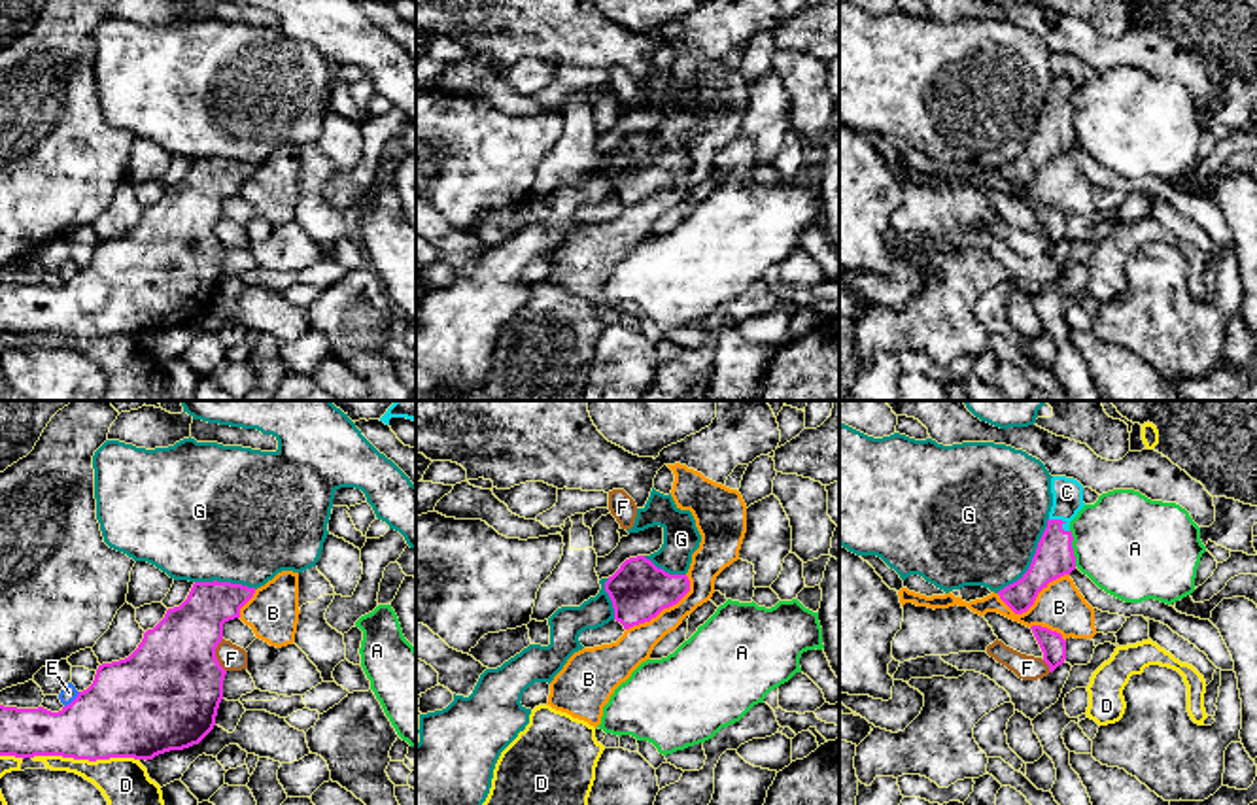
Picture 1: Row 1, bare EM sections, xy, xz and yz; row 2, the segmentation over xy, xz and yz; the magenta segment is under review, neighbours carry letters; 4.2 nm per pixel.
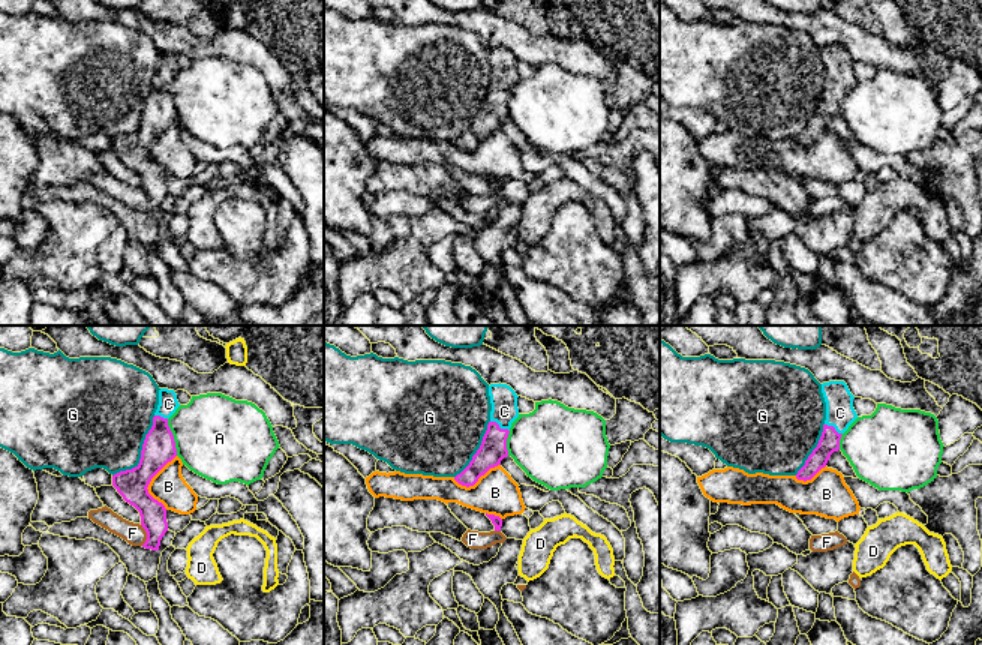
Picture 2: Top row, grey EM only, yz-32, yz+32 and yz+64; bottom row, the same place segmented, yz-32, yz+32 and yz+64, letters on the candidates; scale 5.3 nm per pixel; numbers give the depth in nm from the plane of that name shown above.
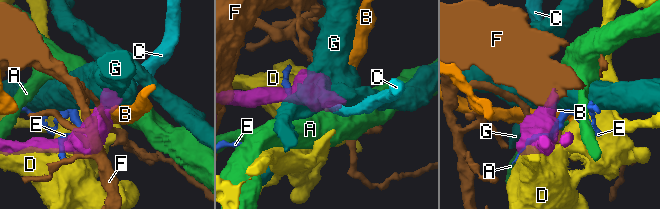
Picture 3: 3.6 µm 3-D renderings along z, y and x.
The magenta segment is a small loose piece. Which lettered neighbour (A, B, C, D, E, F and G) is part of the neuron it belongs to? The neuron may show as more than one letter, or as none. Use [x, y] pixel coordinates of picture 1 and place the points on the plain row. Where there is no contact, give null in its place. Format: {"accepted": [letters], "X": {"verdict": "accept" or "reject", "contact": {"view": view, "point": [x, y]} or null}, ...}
{"accepted": ["C"], "A": {"verdict": "reject", "contact": {"view": "yz", "point": [1072, 125]}}, "B": {"verdict": "reject", "contact": {"view": "yz", "point": [1034, 176]}}, "C": {"verdict": "accept", "contact": {"view": "yz", "point": [1063, 99]}}, "D": {"verdict": "reject", "contact": {"view": "xy", "point": [86, 335]}}, "E": {"verdict": "reject", "contact": {"view": "xy", "point": [74, 276]}}, "F": {"verdict": "reject", "contact": {"view": "xy", "point": [214, 231]}}, "G": {"verdict": "reject", "contact": {"view": "yz", "point": [1033, 137]}}}

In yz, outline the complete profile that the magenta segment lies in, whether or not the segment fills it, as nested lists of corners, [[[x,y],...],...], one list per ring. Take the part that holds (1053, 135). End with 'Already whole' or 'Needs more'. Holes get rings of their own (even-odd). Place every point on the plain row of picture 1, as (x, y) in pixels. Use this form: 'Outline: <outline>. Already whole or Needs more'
Outline: [[[1053,53],[1051,70],[1053,83],[1047,104],[1038,119],[1028,147],[1017,159],[998,168],[1000,176],[1015,191],[1026,189],[1049,159],[1076,146],[1070,98],[1085,83],[1083,62],[1074,55]]]. Needs more

